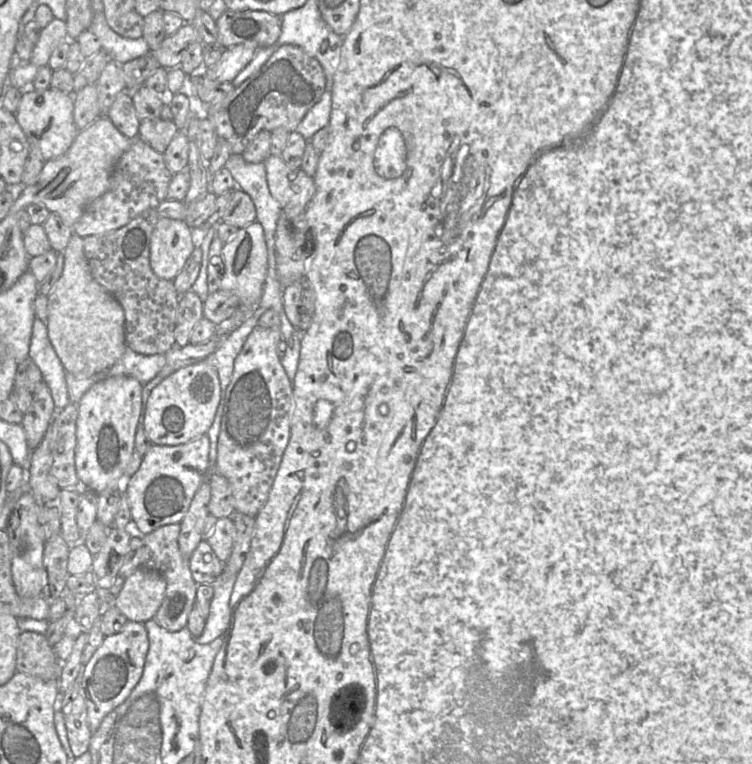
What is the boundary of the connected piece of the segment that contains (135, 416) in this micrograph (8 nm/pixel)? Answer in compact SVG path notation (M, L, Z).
M112 376L94 384L82 397L78 405L76 423L77 445L75 467L78 478L88 490L101 494L107 489L122 488L128 477L126 468L135 452L135 434L142 411L143 385L129 376Z

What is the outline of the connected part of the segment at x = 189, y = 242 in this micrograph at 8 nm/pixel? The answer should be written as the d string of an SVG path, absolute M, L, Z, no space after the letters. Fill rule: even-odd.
M160 218L151 237L150 266L161 279L172 281L195 249L194 231L182 220Z

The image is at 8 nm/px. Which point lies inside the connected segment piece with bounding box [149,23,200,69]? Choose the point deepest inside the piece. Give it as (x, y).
(169, 54)

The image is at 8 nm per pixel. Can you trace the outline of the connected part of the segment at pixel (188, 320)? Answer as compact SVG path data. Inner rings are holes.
M193 290L182 294L176 315L175 345L185 346L190 344L190 335L194 327L203 318L203 302L199 296Z

